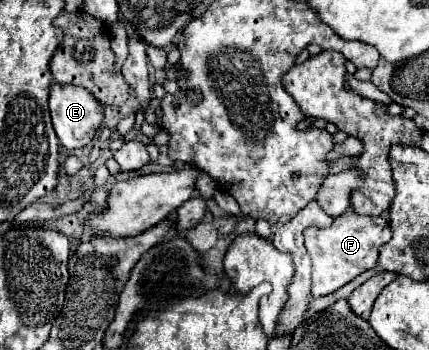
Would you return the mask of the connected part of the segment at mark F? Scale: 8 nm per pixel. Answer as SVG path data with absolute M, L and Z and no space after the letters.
M346 211L334 219L326 229L308 227L304 231L304 245L312 257L312 297L334 293L360 273L372 269L378 259L378 249L392 237L390 225L384 217L366 217Z

